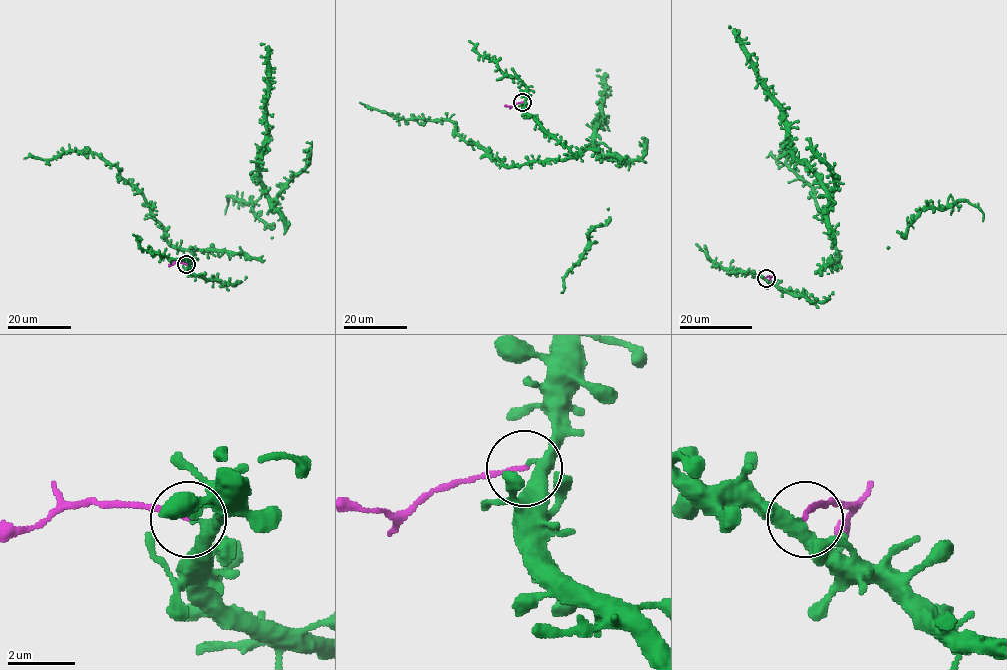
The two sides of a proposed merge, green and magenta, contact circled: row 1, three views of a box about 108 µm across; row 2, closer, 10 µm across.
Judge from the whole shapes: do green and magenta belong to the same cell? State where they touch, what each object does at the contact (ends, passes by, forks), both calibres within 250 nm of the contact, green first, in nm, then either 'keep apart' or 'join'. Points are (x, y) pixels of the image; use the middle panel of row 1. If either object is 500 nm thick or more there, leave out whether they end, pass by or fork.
(522, 102) | green passes by | magenta ends | 320/130 nm | keep apart

